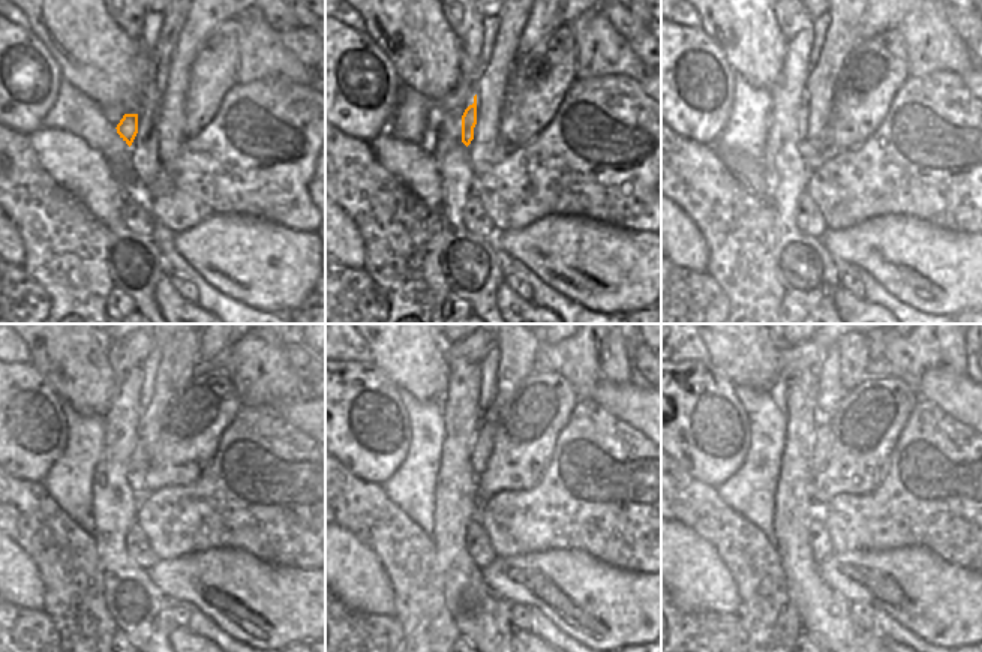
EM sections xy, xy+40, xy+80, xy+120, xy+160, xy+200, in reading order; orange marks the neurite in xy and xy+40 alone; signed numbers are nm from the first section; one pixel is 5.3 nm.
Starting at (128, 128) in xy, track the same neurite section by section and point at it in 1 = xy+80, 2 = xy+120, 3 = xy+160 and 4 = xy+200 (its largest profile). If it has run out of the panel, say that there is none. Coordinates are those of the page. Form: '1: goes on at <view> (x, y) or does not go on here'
1: goes on at xy+80 (802, 116)
2: goes on at xy+120 (138, 463)
3: goes on at xy+160 (482, 450)
4: goes on at xy+200 (823, 436)

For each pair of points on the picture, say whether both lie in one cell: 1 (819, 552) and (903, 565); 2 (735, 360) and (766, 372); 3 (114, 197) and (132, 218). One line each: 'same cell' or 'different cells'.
1: different cells
2: same cell
3: different cells

